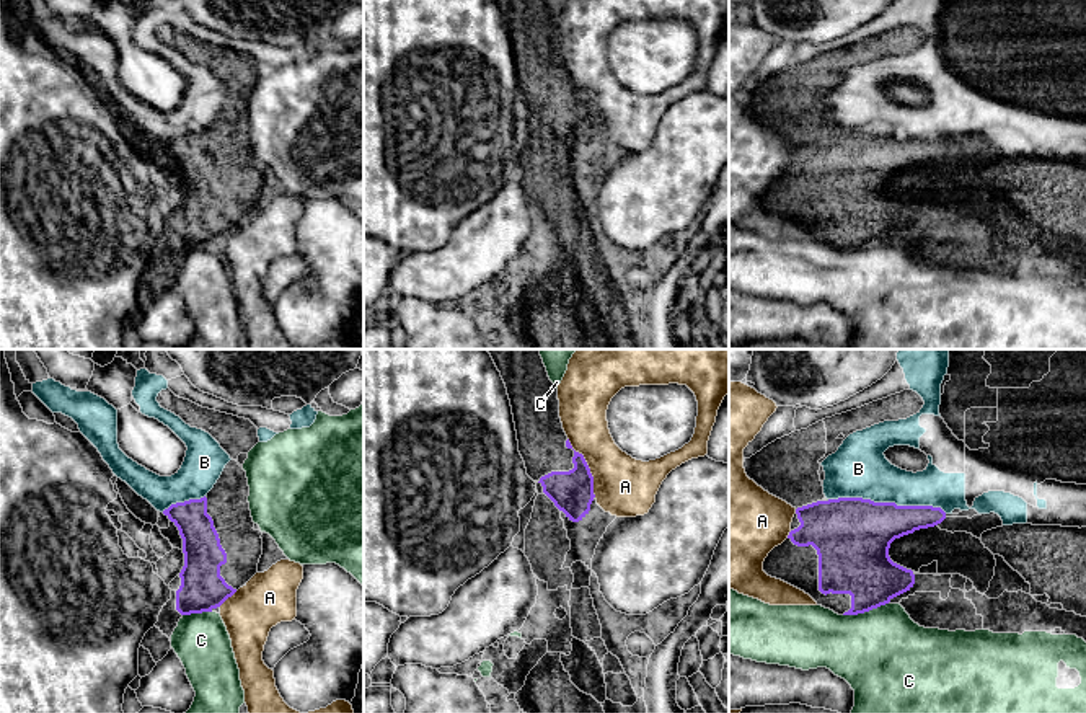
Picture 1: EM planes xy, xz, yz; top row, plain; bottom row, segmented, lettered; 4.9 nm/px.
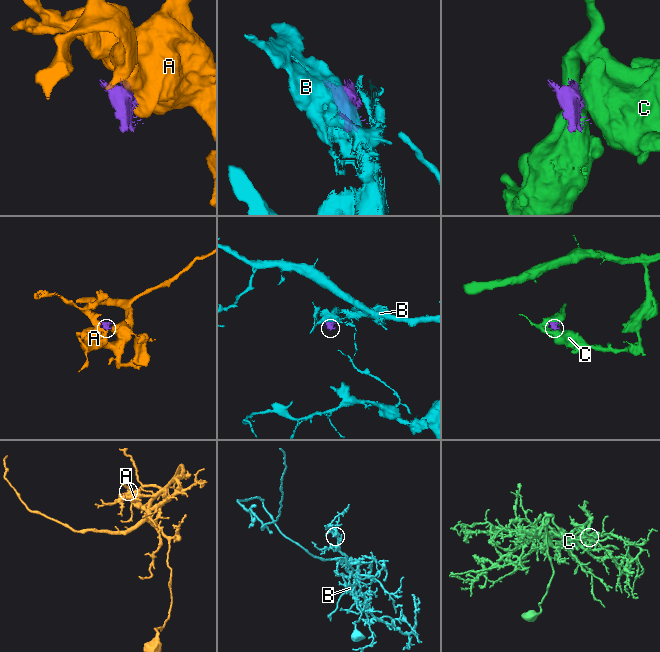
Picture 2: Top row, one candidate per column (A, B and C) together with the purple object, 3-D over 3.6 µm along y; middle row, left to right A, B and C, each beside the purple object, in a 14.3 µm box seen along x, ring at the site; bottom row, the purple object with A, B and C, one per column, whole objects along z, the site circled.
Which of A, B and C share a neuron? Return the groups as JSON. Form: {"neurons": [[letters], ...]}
{"neurons": [["A"], ["B"], ["C"]]}

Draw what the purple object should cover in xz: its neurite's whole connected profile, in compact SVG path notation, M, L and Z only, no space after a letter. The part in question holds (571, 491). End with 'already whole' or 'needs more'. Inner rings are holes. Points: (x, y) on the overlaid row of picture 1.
M488 349L501 377L505 383L507 395L512 406L519 452L525 462L527 475L543 486L543 493L554 503L554 506L566 514L572 522L582 520L595 498L594 476L582 454L576 452L563 429L559 418L558 388L550 380L543 359L538 349Z; needs more

